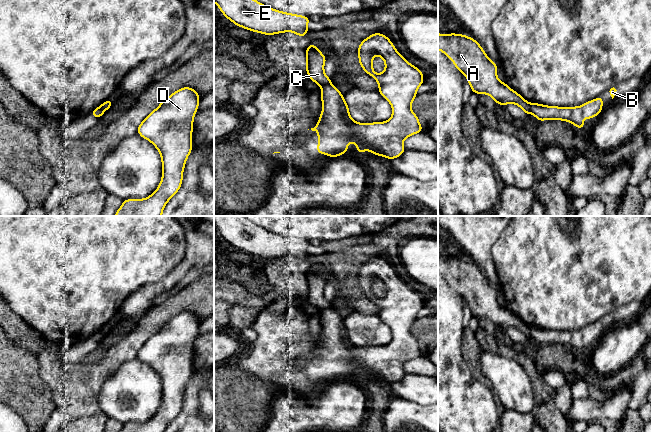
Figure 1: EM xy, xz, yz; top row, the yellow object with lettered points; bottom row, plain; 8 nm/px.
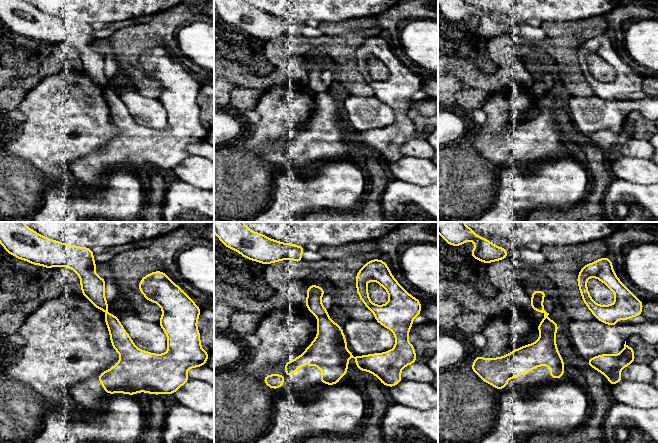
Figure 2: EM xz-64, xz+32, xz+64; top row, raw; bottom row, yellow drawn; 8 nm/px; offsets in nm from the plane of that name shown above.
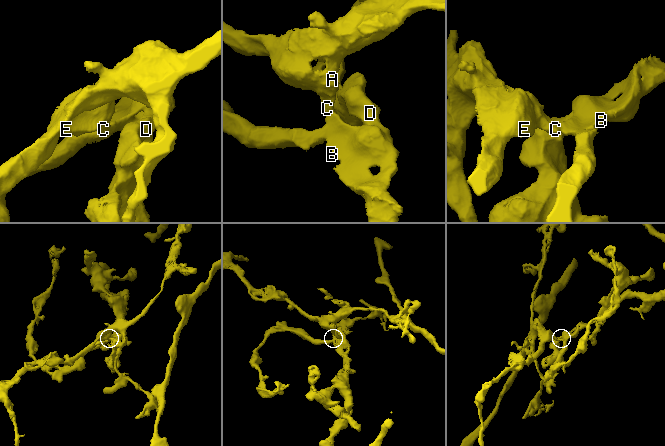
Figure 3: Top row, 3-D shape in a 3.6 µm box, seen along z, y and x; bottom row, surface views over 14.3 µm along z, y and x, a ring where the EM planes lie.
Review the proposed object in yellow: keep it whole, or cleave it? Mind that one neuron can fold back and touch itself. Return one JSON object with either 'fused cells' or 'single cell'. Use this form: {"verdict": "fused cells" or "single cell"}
{"verdict": "fused cells"}

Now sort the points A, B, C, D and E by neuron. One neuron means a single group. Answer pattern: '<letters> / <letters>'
A C E / B D

